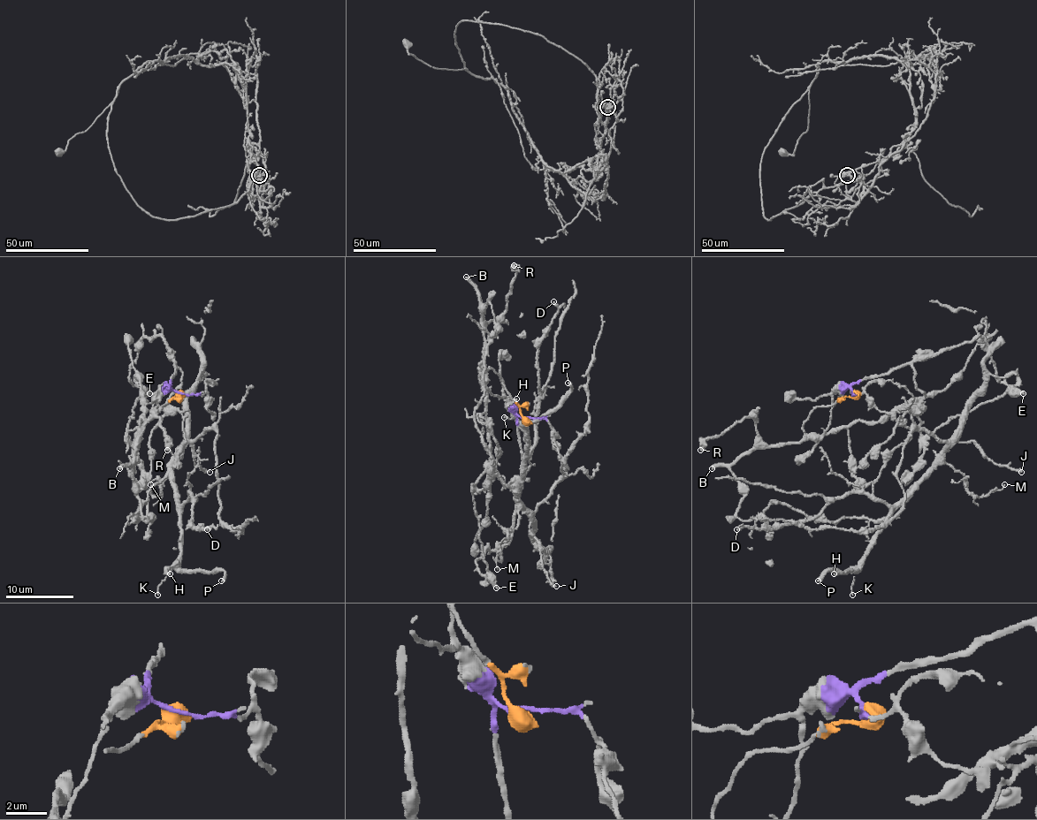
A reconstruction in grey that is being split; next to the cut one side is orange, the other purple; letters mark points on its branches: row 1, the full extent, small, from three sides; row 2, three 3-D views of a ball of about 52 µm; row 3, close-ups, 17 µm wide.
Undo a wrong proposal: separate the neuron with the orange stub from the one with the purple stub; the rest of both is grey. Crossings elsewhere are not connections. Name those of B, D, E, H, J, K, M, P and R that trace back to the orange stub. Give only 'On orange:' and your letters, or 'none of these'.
On orange: B, R

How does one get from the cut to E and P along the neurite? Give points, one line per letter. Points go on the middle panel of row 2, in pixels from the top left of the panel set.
E: (526, 418), (517, 416), (522, 477), (512, 535), (486, 550), (476, 561), (477, 570), (497, 588)
P: (526, 418), (512, 535), (476, 561), (483, 574), (473, 495), (497, 471), (519, 482), (527, 425), (568, 382)

